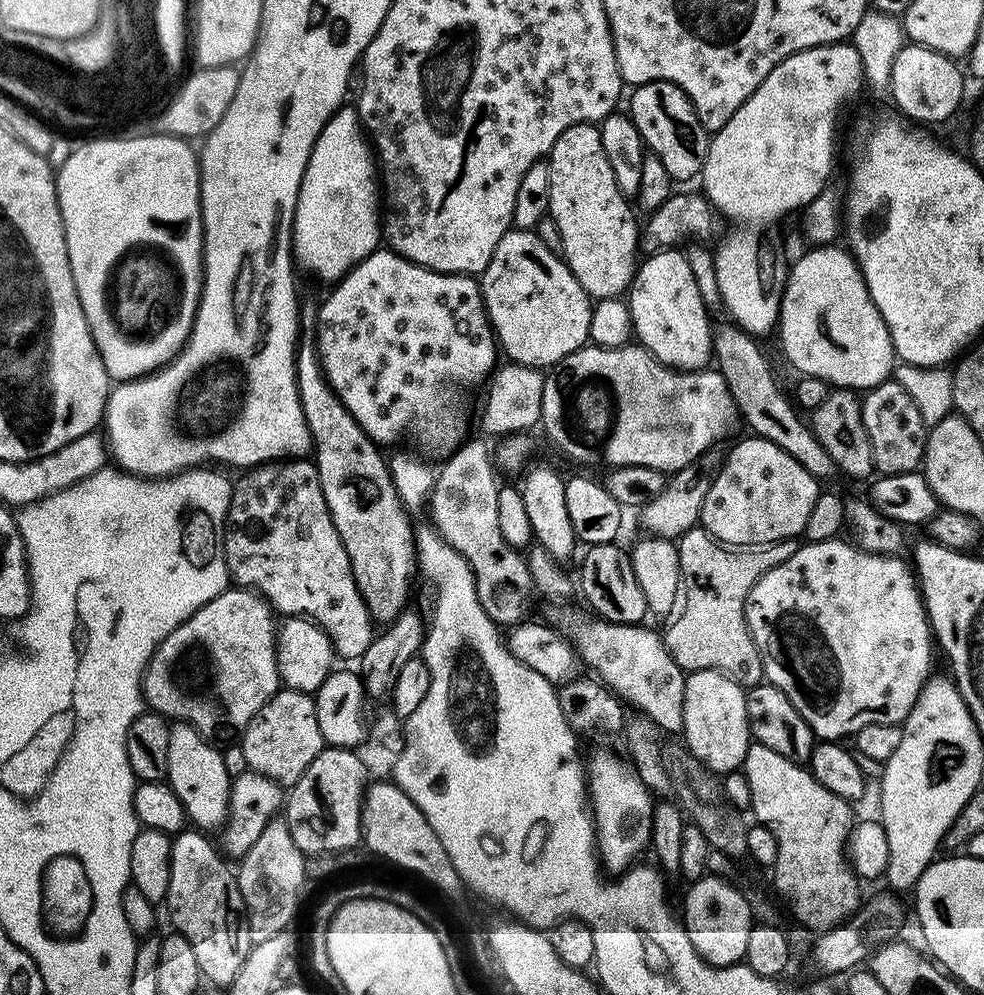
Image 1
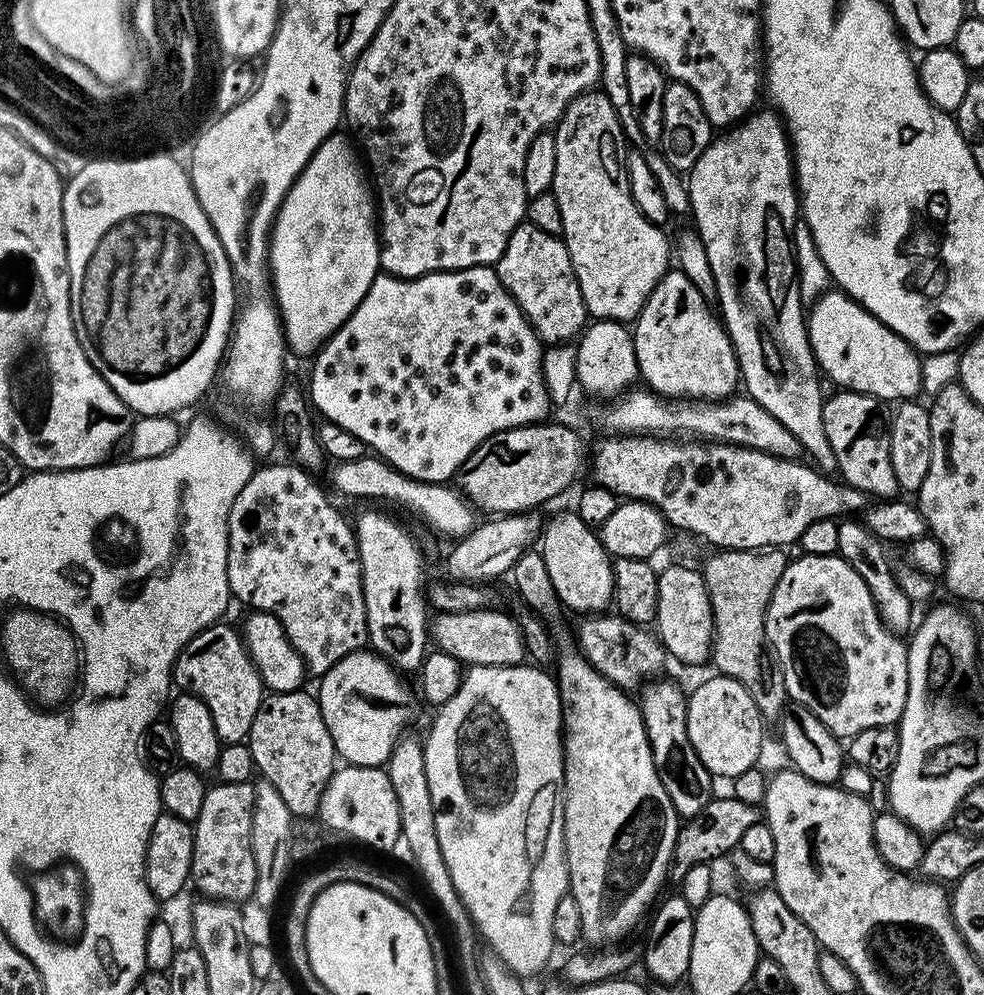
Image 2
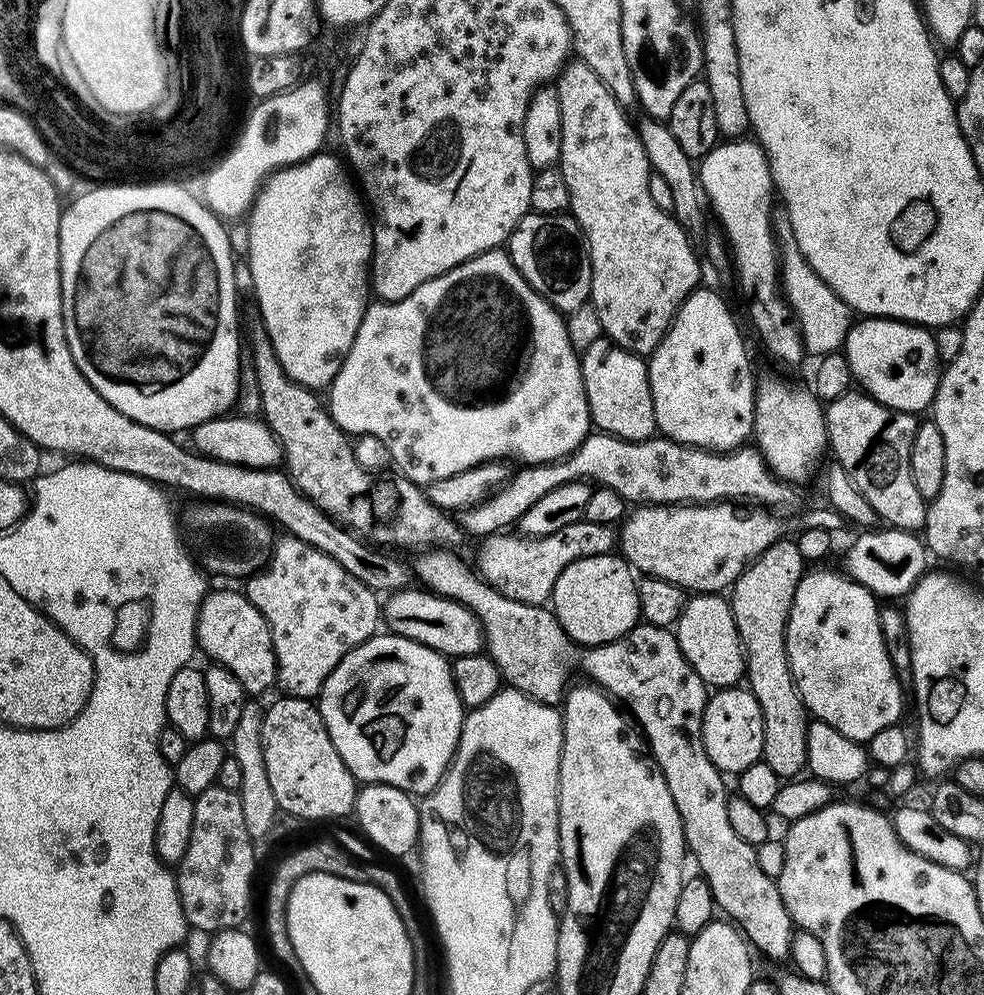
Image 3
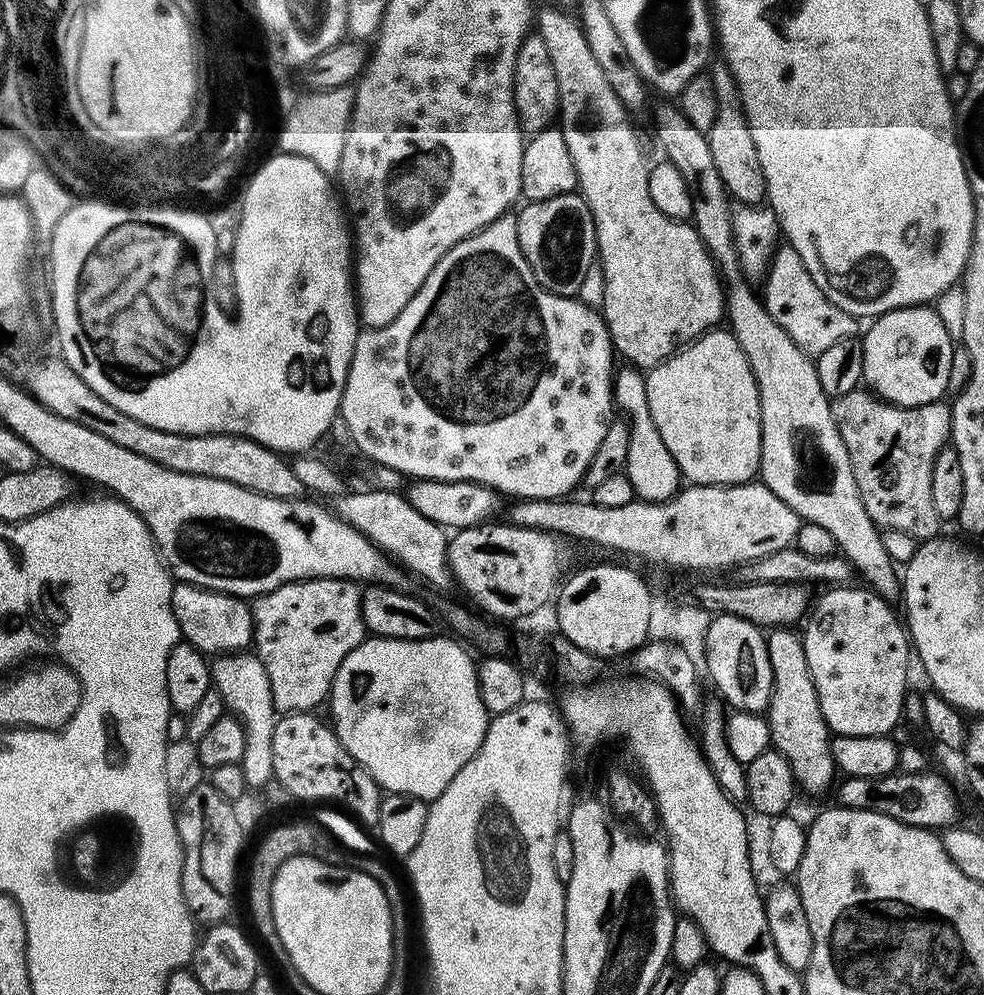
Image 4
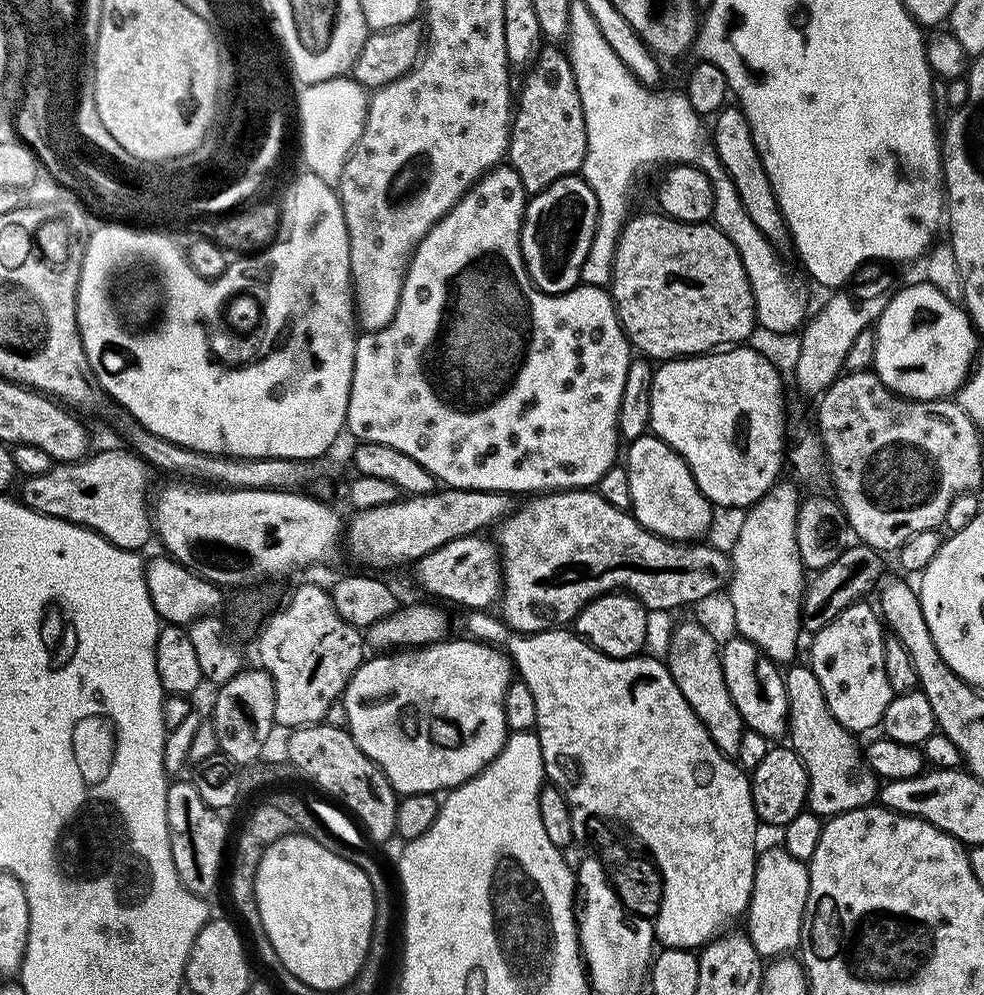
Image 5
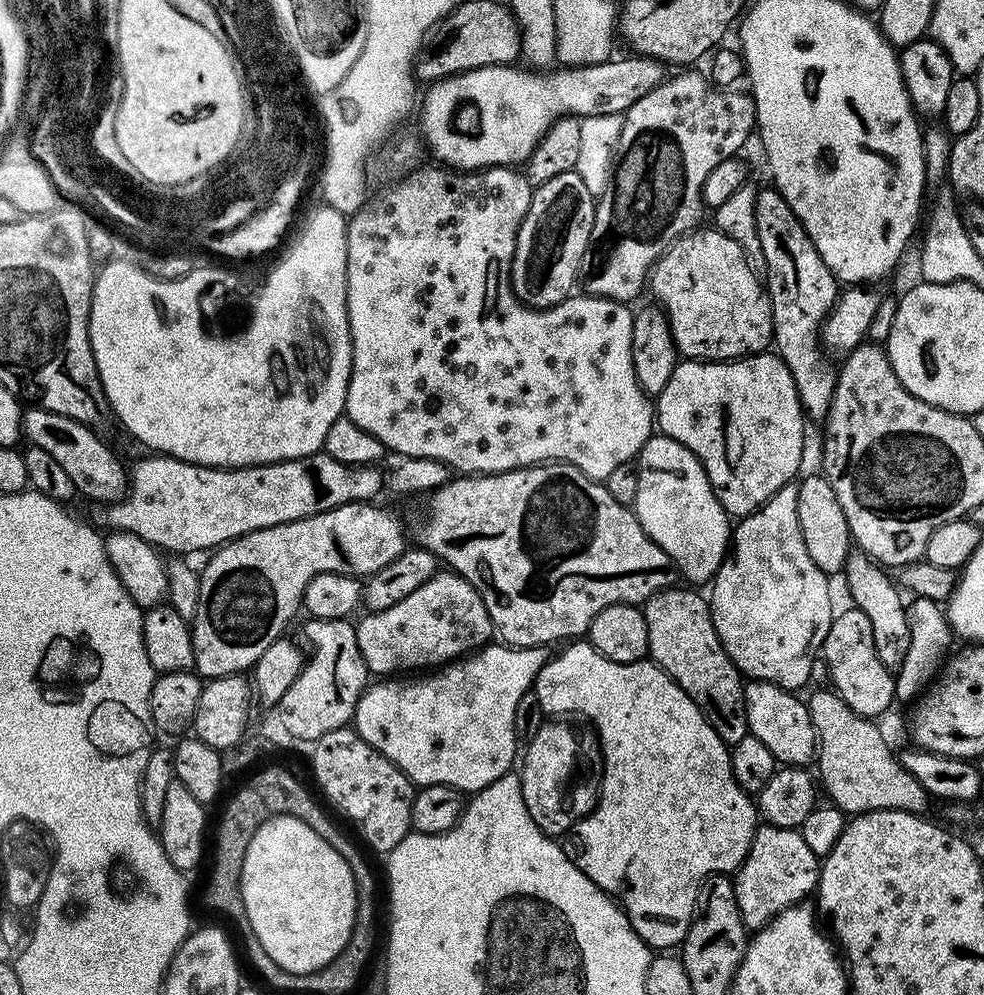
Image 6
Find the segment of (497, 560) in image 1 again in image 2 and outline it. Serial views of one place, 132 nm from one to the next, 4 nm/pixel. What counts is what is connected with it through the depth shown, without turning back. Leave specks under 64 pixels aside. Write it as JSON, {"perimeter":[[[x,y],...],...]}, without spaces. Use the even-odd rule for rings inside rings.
{"perimeter":[[[375,455],[360,456],[357,460],[344,460],[332,472],[332,484],[344,496],[365,496],[368,500],[393,500],[408,511],[421,516],[432,528],[444,536],[467,536],[478,524],[477,513],[467,496],[451,483],[427,484],[410,478]]]}

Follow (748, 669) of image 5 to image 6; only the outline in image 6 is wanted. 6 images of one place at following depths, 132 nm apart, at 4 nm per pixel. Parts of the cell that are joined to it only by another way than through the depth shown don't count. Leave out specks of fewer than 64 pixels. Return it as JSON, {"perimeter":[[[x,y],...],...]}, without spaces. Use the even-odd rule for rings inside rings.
{"perimeter":[[[753,679],[751,682],[745,683],[744,686],[744,705],[746,706],[746,718],[748,719],[749,733],[751,733],[751,735],[753,736],[756,736],[758,738],[758,742],[762,742],[762,746],[766,746],[766,750],[770,750],[770,754],[774,754],[774,758],[777,760],[777,762],[784,766],[811,765],[818,751],[816,747],[816,731],[814,730],[812,719],[810,718],[810,714],[808,713],[808,705],[803,699],[799,700],[798,697],[800,696],[797,695],[795,691],[788,691],[784,688],[779,688],[779,686],[771,684],[770,682],[764,680]]]}

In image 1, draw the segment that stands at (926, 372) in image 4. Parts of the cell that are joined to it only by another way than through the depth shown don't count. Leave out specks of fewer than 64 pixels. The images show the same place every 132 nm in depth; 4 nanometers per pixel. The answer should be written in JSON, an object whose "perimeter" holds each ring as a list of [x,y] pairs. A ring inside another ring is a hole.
{"perimeter":[[[844,246],[836,247],[809,247],[809,252],[798,257],[796,264],[794,260],[789,267],[788,283],[784,285],[778,321],[780,348],[784,351],[785,358],[805,377],[822,379],[836,388],[867,390],[893,375],[892,339],[882,314],[878,314],[870,298],[864,276],[851,251]]]}

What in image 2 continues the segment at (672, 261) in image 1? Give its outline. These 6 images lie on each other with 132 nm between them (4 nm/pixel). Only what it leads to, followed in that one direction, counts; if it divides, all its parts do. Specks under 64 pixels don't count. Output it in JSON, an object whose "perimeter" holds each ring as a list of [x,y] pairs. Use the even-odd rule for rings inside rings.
{"perimeter":[[[665,272],[658,286],[654,286],[646,306],[642,306],[631,333],[636,361],[640,367],[639,379],[645,380],[648,383],[645,385],[656,395],[665,398],[727,398],[737,391],[741,383],[740,364],[736,360],[736,351],[728,336],[728,329],[724,327],[713,305],[708,304],[683,272]]]}

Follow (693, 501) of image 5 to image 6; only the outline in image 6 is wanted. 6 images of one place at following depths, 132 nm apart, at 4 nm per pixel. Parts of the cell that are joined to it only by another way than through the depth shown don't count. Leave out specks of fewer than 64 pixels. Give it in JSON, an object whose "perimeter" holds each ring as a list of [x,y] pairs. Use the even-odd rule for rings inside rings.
{"perimeter":[[[653,434],[638,457],[638,494],[634,505],[644,533],[669,556],[689,585],[707,585],[729,553],[734,524],[716,496],[700,460],[674,438]]]}

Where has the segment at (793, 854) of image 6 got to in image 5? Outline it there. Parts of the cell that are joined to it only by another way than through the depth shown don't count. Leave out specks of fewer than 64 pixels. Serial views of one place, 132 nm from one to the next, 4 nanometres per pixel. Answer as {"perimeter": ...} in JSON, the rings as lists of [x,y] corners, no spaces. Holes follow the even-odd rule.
{"perimeter":[[[783,846],[768,848],[759,853],[754,870],[754,886],[746,913],[746,934],[762,958],[780,958],[800,947],[800,931],[804,925],[806,898],[810,890],[808,865]]]}

